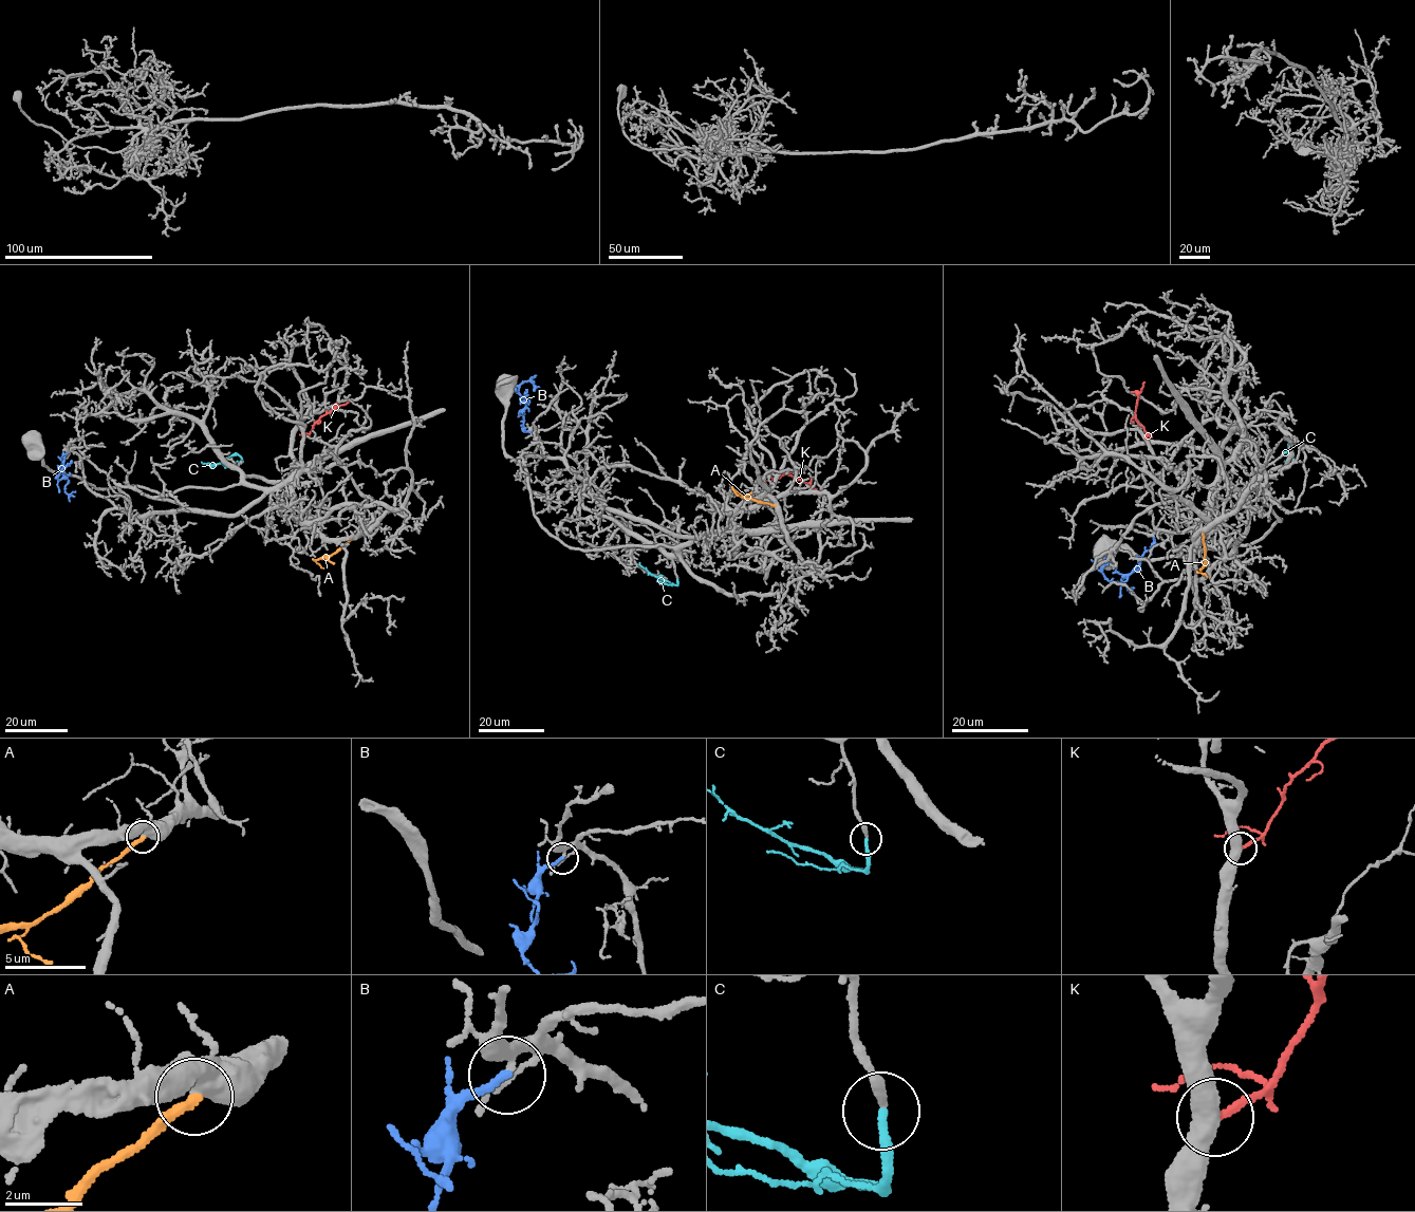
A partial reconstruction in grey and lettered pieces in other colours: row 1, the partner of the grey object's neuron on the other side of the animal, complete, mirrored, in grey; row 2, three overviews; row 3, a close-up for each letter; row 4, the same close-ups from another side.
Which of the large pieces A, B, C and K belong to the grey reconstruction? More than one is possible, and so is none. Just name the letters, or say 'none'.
C

